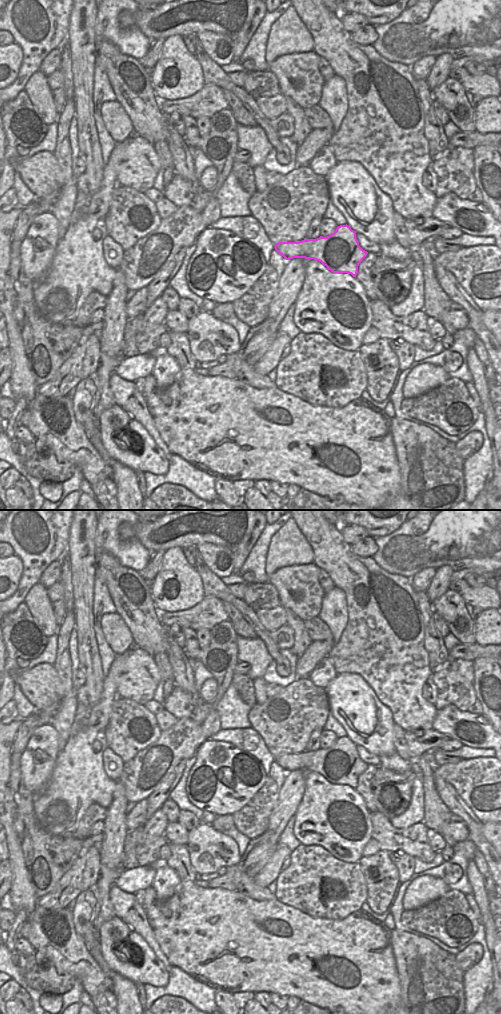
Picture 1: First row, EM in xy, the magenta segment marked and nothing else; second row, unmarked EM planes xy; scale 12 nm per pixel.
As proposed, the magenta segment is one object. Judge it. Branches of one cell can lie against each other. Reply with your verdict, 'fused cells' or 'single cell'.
single cell

